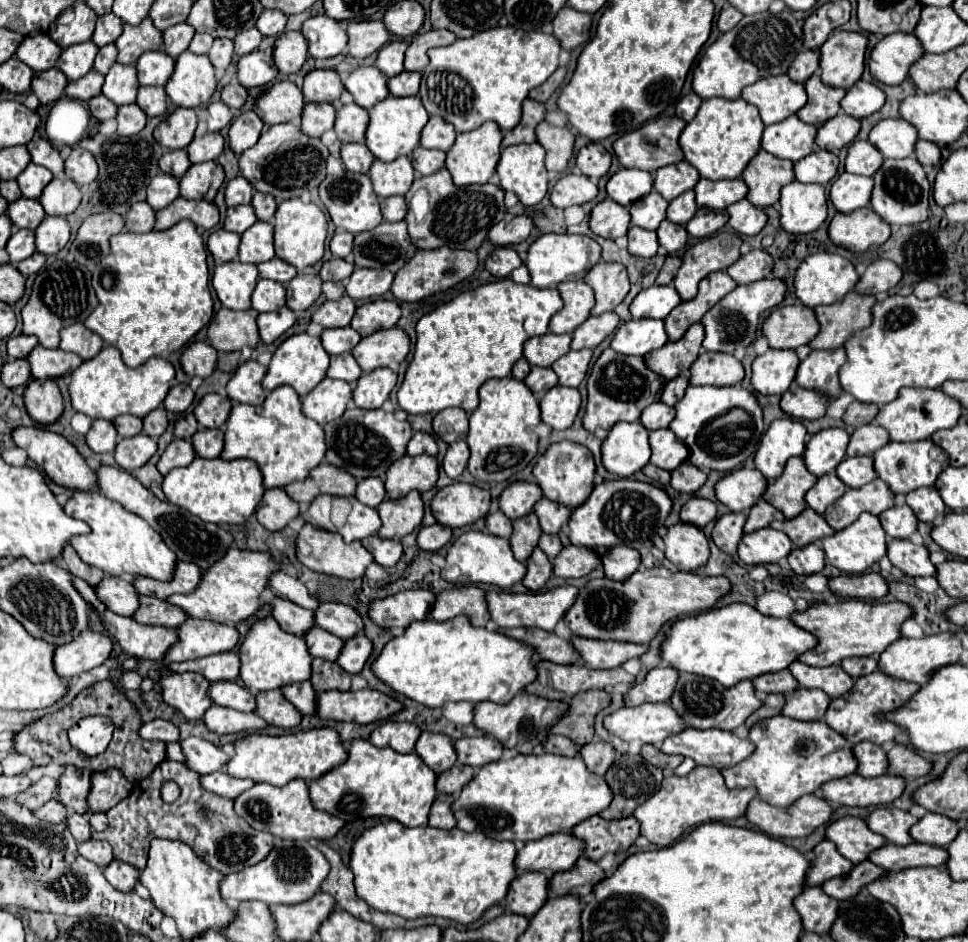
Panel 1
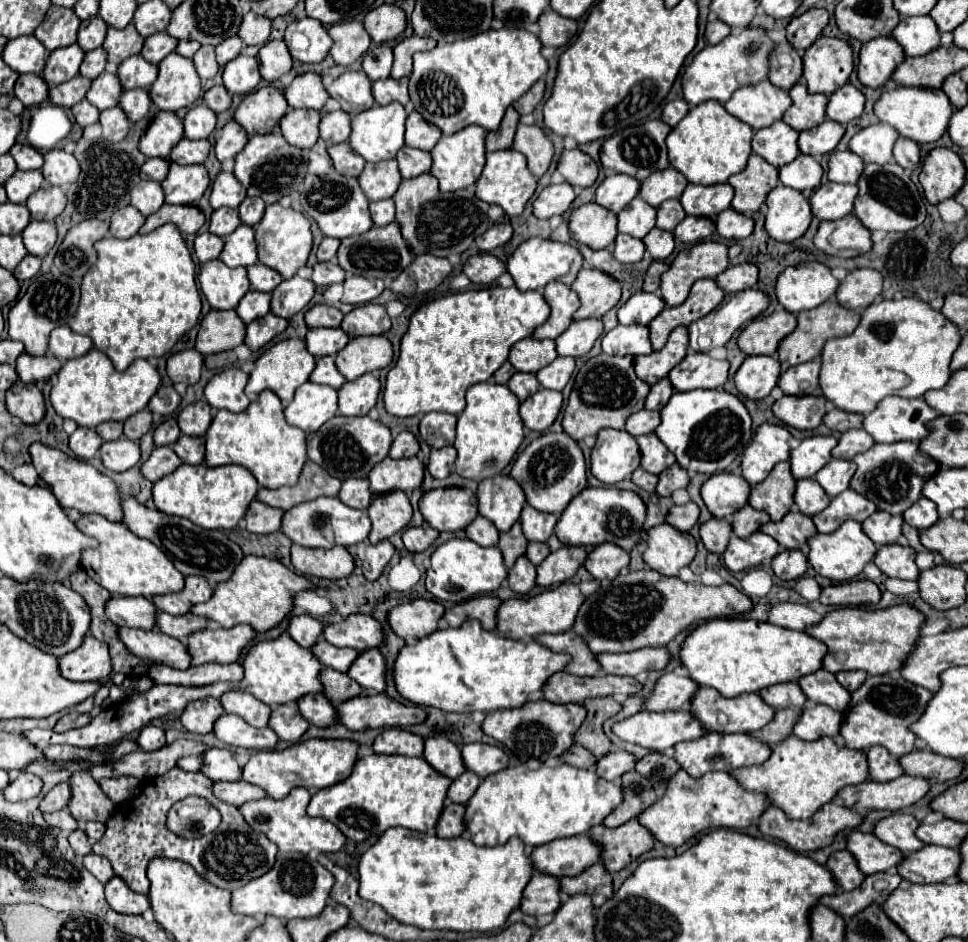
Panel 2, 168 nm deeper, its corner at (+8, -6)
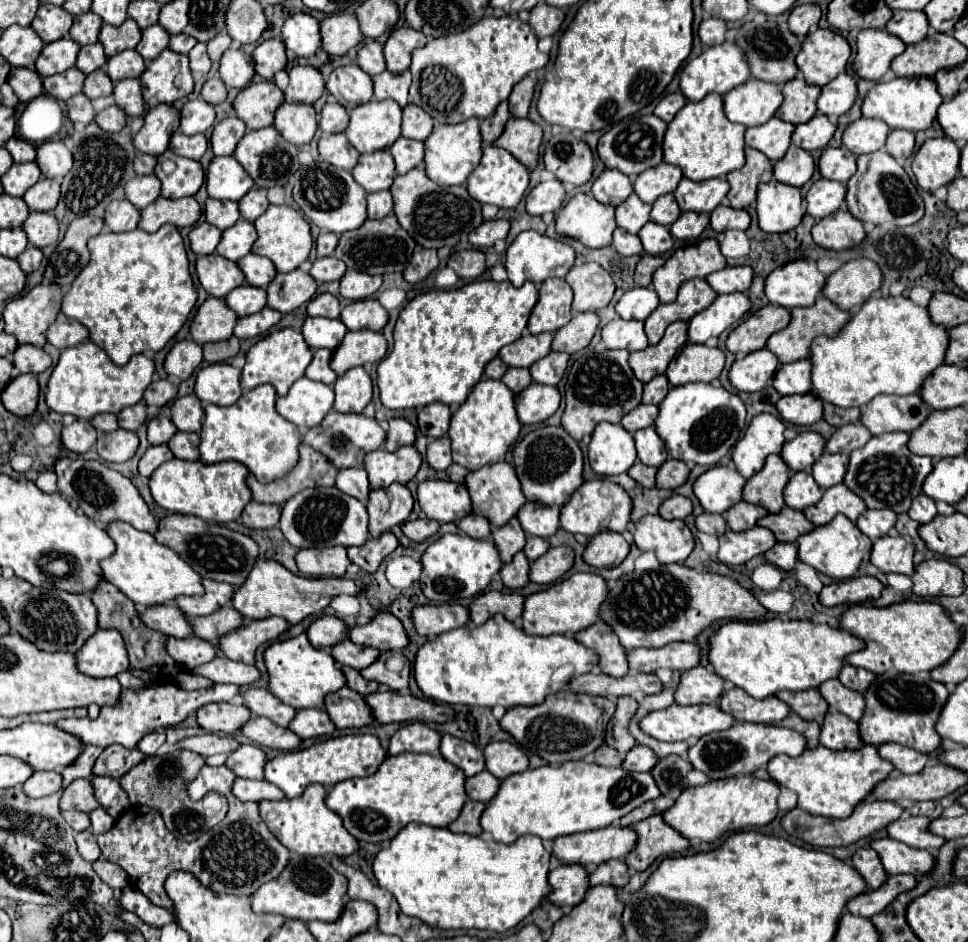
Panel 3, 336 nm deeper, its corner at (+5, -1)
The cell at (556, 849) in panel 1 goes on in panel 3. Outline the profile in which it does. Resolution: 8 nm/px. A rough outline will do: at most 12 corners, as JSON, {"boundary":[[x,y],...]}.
{"boundary":[[631,827],[555,839],[561,863],[597,867],[637,845]]}

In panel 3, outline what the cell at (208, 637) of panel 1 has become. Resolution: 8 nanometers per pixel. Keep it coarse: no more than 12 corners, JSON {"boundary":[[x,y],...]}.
{"boundary":[[281,617],[253,621],[221,637],[219,651],[255,665],[257,649],[291,627]]}

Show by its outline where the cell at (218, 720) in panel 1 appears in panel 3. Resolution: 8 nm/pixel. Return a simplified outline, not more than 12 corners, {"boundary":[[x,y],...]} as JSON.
{"boundary":[[251,717],[241,733],[257,745],[293,751],[301,737],[265,717]]}

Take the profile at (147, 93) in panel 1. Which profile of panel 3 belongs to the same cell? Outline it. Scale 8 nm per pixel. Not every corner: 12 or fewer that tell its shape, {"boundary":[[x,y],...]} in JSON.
{"boundary":[[139,79],[113,87],[115,105],[127,115],[143,115]]}

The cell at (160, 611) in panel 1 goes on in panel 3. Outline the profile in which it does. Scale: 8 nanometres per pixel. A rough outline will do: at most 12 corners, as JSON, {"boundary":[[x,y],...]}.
{"boundary":[[233,605],[191,619],[195,635],[217,643],[243,627]]}

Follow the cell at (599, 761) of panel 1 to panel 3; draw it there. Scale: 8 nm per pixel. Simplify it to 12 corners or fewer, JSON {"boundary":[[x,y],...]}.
{"boundary":[[635,745],[623,761],[627,771],[651,771],[657,755]]}

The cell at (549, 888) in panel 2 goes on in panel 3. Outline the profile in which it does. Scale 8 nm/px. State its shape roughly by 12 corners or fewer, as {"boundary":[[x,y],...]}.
{"boundary":[[561,865],[549,873],[549,901],[575,907],[585,899],[585,865]]}

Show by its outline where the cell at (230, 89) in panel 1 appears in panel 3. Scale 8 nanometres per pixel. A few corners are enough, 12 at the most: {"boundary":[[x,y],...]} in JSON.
{"boundary":[[219,77],[205,81],[201,97],[211,105],[225,101],[227,89]]}

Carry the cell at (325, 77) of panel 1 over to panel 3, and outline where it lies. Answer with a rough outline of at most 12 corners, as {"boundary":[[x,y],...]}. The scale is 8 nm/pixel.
{"boundary":[[295,65],[287,103],[315,103],[325,89],[315,67]]}

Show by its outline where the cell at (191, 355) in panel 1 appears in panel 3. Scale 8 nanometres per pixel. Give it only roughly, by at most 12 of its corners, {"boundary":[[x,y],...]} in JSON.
{"boundary":[[177,341],[165,371],[187,379],[203,361],[201,345]]}

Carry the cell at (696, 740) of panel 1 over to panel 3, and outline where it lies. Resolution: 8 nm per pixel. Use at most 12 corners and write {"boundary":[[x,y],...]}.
{"boundary":[[735,723],[689,749],[715,779],[799,757],[807,739],[781,725]]}

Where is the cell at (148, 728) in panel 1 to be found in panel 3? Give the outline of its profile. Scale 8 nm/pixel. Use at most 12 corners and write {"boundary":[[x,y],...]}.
{"boundary":[[165,733],[145,735],[137,749],[145,755],[155,755],[165,743]]}

